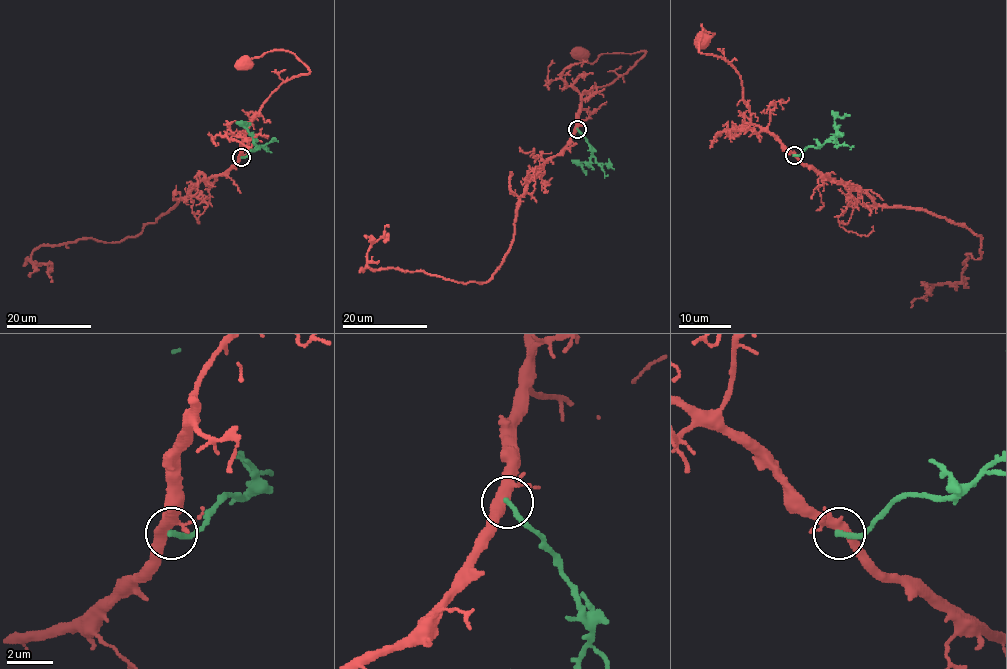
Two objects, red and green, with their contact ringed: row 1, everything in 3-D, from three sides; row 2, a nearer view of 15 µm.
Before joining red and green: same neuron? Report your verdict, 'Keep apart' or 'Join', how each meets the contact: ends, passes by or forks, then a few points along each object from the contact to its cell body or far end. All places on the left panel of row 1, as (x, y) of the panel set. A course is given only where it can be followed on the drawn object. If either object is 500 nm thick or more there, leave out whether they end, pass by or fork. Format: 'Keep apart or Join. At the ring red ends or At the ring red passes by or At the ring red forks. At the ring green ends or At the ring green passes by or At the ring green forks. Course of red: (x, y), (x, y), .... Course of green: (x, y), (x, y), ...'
Keep apart. At the ring red forks. At the ring green ends. Course of red: (241, 156), (241, 143), (264, 101), (283, 82), (310, 71), (293, 53), (284, 50), (267, 51), (243, 65). Course of green: (241, 156), (256, 148), (252, 135), (244, 127), (250, 124)

